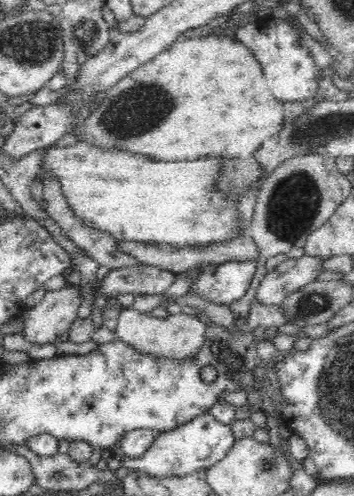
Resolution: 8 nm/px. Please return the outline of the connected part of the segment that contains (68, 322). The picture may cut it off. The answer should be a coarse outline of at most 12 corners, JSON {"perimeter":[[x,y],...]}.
{"perimeter":[[79,286],[46,291],[22,311],[23,337],[54,343],[71,331],[83,293]]}

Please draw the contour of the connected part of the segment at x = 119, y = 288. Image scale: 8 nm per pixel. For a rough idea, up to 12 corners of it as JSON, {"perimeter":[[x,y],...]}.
{"perimeter":[[155,266],[111,269],[95,290],[98,296],[158,296],[177,273]]}

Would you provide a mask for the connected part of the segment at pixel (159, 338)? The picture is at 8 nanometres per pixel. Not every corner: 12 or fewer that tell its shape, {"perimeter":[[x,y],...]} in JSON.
{"perimeter":[[118,307],[115,338],[141,352],[195,357],[207,321]]}

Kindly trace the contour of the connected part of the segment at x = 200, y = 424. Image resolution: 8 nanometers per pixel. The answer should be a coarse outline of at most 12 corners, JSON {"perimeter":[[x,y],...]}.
{"perimeter":[[208,412],[120,465],[184,478],[222,462],[232,426]]}

